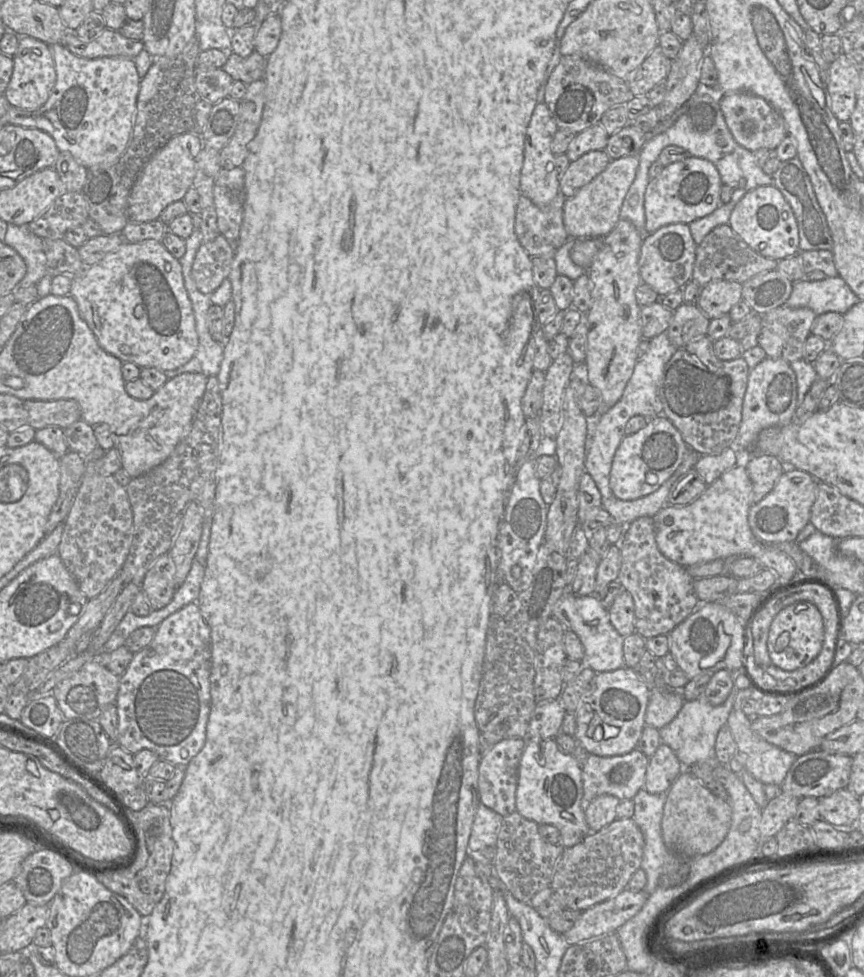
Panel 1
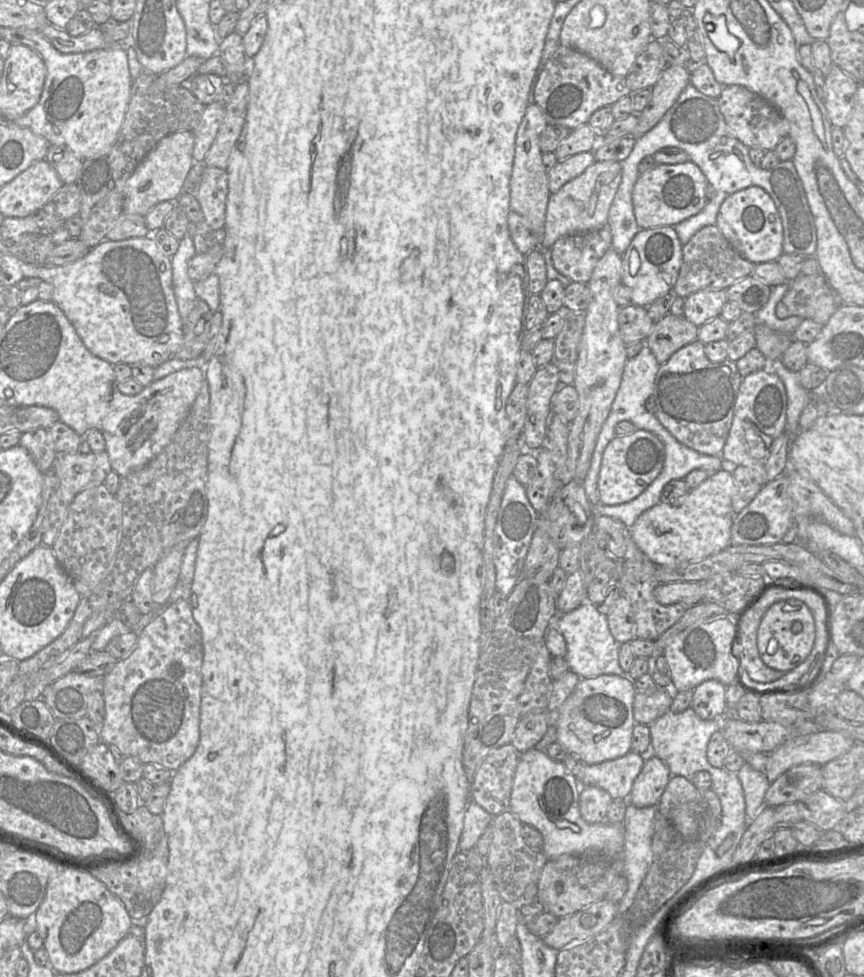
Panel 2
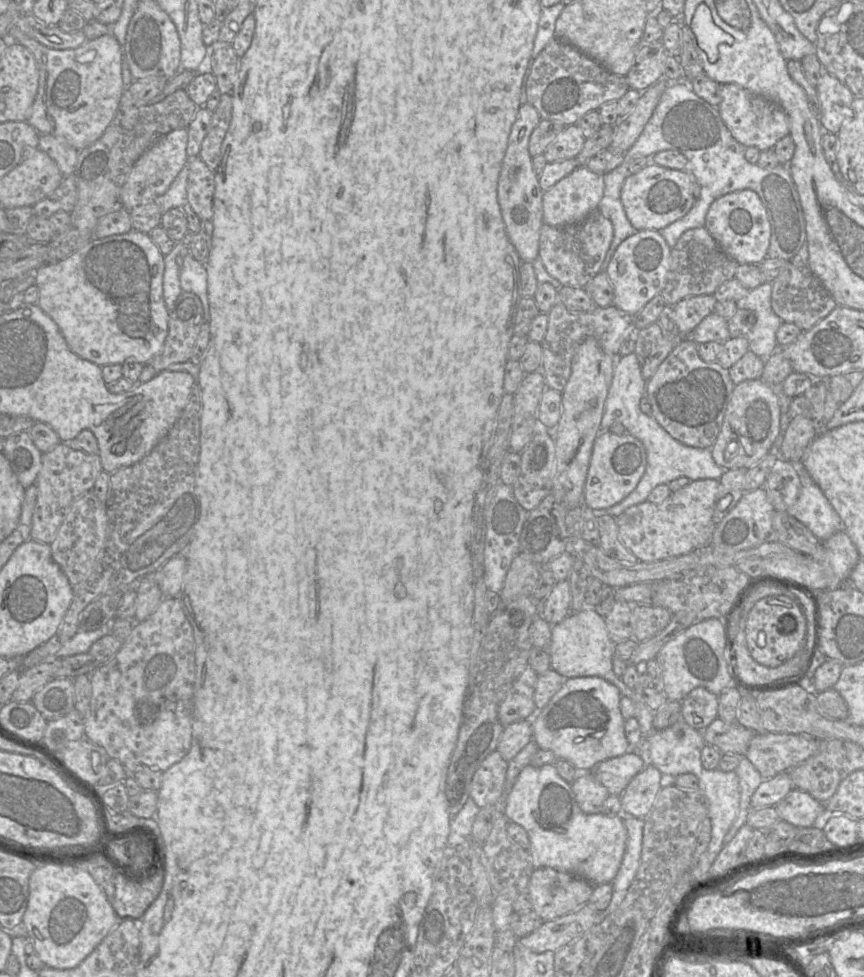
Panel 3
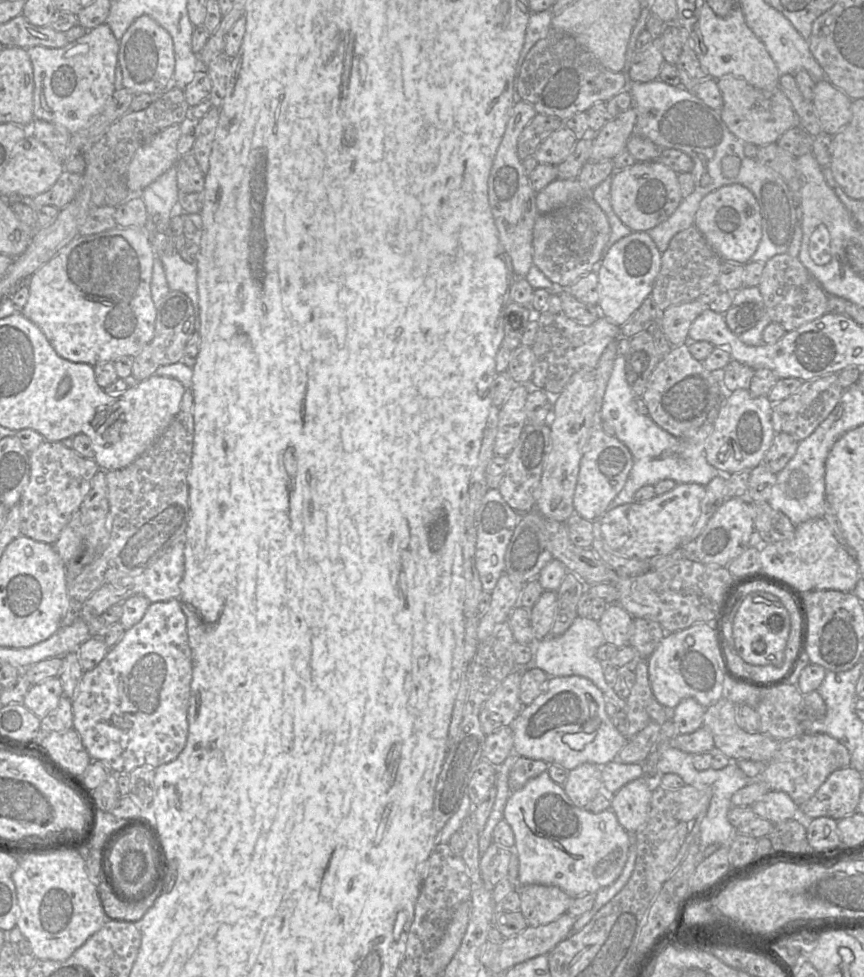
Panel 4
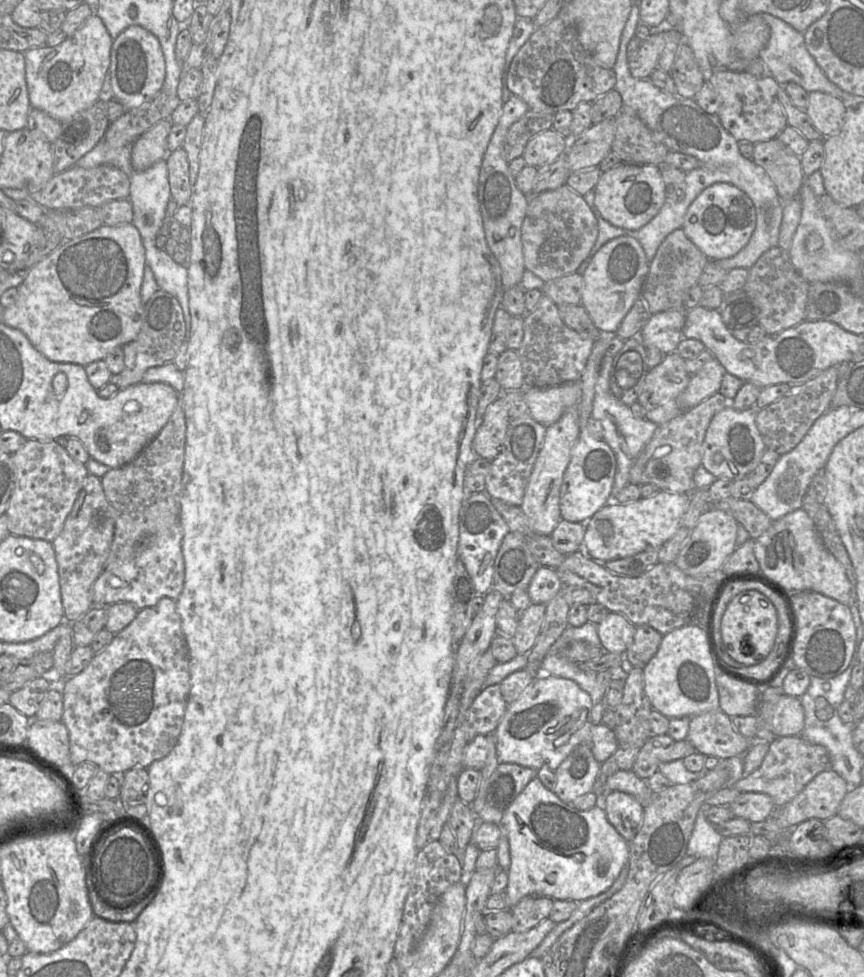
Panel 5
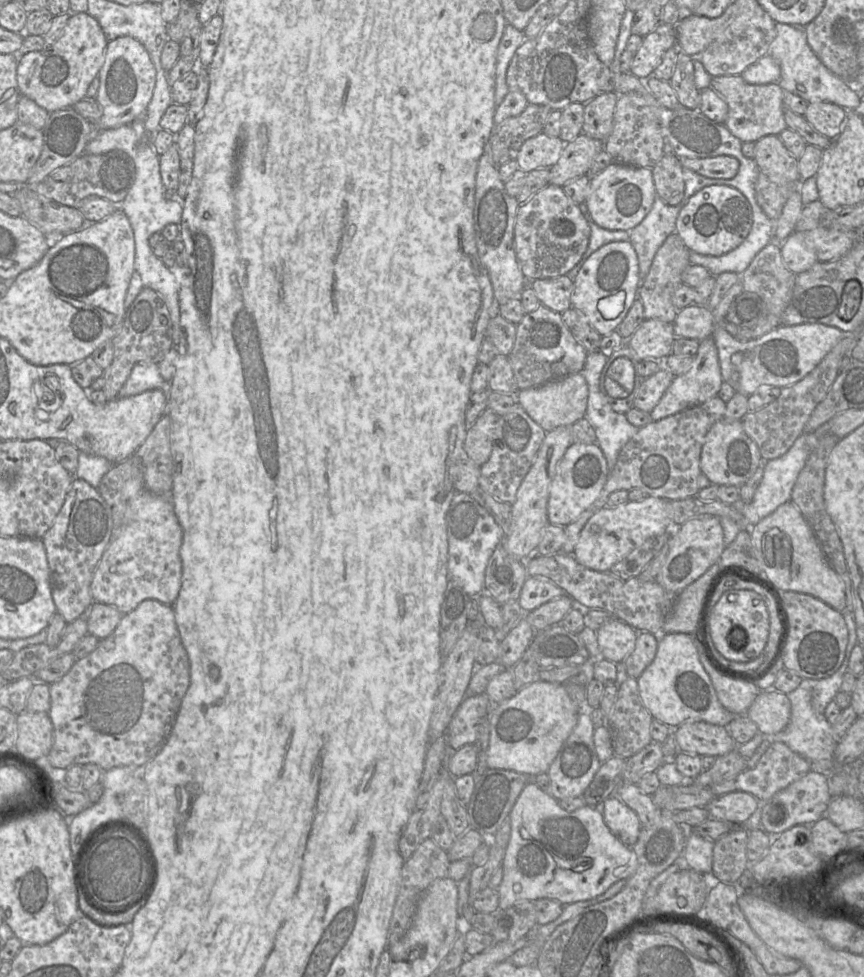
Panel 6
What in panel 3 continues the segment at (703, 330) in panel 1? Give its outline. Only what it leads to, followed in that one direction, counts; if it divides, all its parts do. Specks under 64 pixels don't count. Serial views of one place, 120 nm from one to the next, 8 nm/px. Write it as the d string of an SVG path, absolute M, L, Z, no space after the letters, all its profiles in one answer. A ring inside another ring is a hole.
M657 322L635 333L634 353L638 359L642 376L647 382L683 338L681 335L665 336Z

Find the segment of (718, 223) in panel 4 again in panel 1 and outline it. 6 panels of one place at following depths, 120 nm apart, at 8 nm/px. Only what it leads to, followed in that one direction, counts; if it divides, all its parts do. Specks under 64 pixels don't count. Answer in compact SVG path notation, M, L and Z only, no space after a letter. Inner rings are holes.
M759 186L747 192L732 210L728 225L754 251L776 261L799 252L798 226L790 205L773 186Z

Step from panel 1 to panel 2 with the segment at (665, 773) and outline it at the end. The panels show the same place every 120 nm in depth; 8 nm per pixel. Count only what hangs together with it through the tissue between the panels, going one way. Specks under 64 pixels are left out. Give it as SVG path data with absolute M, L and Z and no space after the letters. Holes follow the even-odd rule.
M652 754L634 780L628 802L639 808L657 806L671 776L668 765Z

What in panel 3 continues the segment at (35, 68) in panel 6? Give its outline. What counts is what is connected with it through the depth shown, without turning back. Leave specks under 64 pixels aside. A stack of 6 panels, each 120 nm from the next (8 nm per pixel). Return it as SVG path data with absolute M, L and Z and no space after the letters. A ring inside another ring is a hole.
M14 26L7 36L11 41L24 45L33 53L39 69L38 93L27 120L28 124L40 135L54 135L78 151L95 142L114 119L120 106L122 93L126 88L122 79L123 48L115 36L110 32L96 39L87 39L78 48L65 50L49 48L28 37Z

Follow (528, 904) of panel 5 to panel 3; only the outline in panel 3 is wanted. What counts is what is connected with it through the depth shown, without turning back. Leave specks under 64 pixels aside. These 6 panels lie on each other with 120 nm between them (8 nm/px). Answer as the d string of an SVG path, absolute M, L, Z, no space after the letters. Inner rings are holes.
M551 867L533 870L528 885L533 910L545 921L564 916L586 904L594 885Z

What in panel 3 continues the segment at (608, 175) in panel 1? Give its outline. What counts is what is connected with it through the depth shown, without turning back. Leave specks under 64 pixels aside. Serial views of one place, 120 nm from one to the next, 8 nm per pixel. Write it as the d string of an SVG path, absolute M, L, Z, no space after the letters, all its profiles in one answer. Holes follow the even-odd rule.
M579 166L543 193L543 223L553 227L579 223L598 211L603 193L603 175L591 172L586 166Z

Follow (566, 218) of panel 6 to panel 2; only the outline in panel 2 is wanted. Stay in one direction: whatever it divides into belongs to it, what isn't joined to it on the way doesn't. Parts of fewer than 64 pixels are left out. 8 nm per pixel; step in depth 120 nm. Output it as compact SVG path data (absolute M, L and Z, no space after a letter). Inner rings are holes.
M608 224L598 230L563 236L551 246L553 266L571 281L587 284L611 243Z

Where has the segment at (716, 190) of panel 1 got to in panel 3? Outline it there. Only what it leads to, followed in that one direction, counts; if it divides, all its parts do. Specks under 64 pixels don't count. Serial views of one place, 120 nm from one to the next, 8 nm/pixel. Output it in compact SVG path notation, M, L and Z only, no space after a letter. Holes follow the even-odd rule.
M653 162L630 174L622 185L620 198L631 225L637 231L660 231L686 215L696 201L692 194L692 181L688 170L669 169Z

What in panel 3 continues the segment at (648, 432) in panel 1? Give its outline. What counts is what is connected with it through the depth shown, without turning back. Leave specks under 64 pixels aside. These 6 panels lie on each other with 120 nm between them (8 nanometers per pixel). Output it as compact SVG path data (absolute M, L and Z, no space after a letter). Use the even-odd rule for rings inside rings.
M599 432L595 438L583 489L583 504L593 511L609 508L627 497L637 486L647 465L642 442L630 434Z

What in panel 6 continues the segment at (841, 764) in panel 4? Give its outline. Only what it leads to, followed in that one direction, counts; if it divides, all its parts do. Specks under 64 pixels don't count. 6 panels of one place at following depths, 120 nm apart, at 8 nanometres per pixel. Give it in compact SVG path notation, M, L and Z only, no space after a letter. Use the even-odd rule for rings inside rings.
M776 741L769 745L753 768L746 768L733 778L711 786L710 790L716 797L733 791L743 791L752 794L760 802L766 802L776 792L800 779L812 768L808 759L792 751L785 743Z

